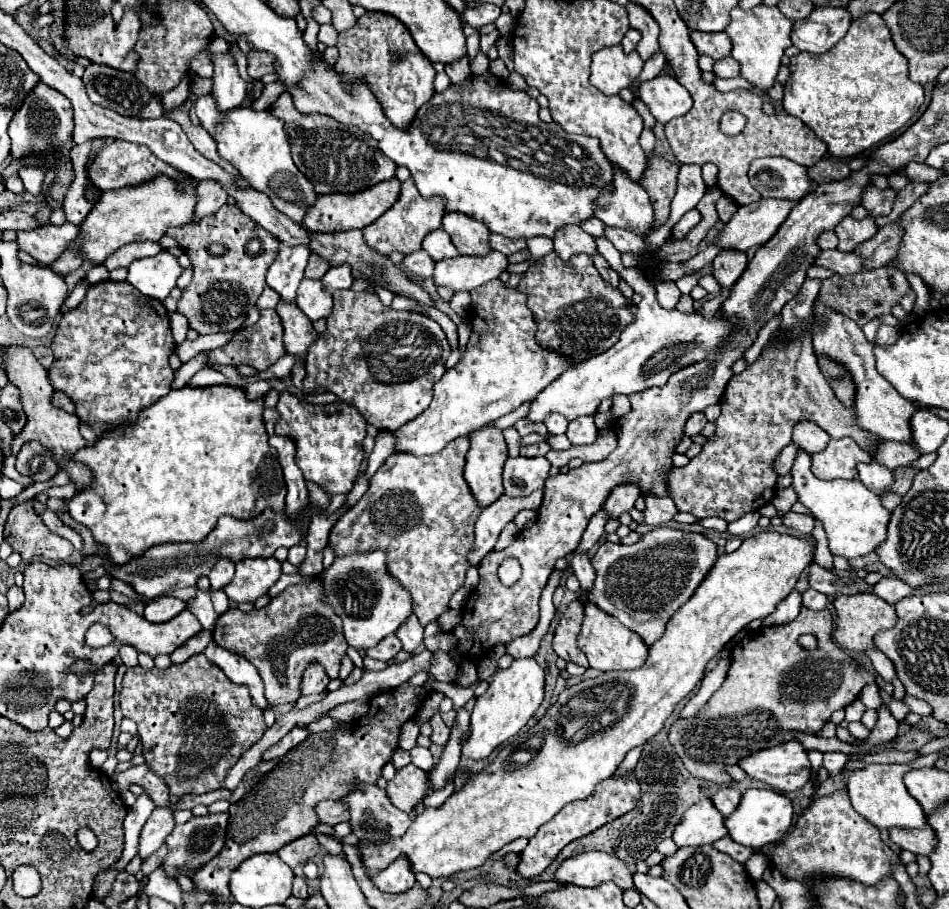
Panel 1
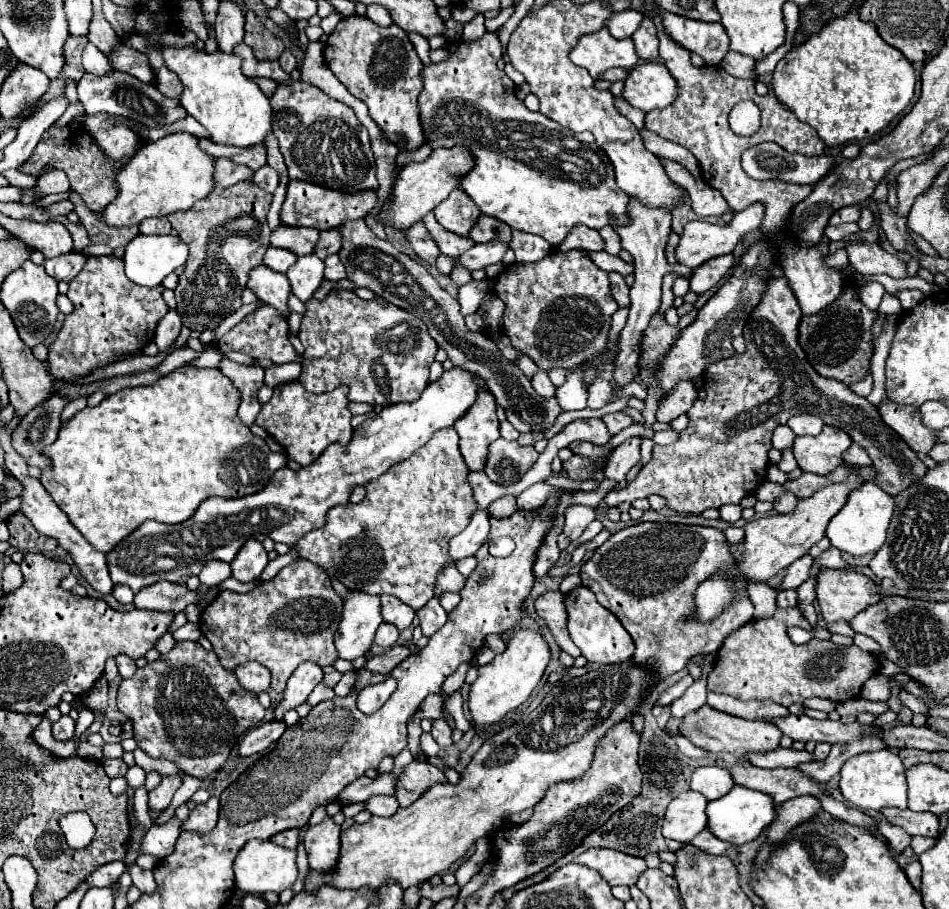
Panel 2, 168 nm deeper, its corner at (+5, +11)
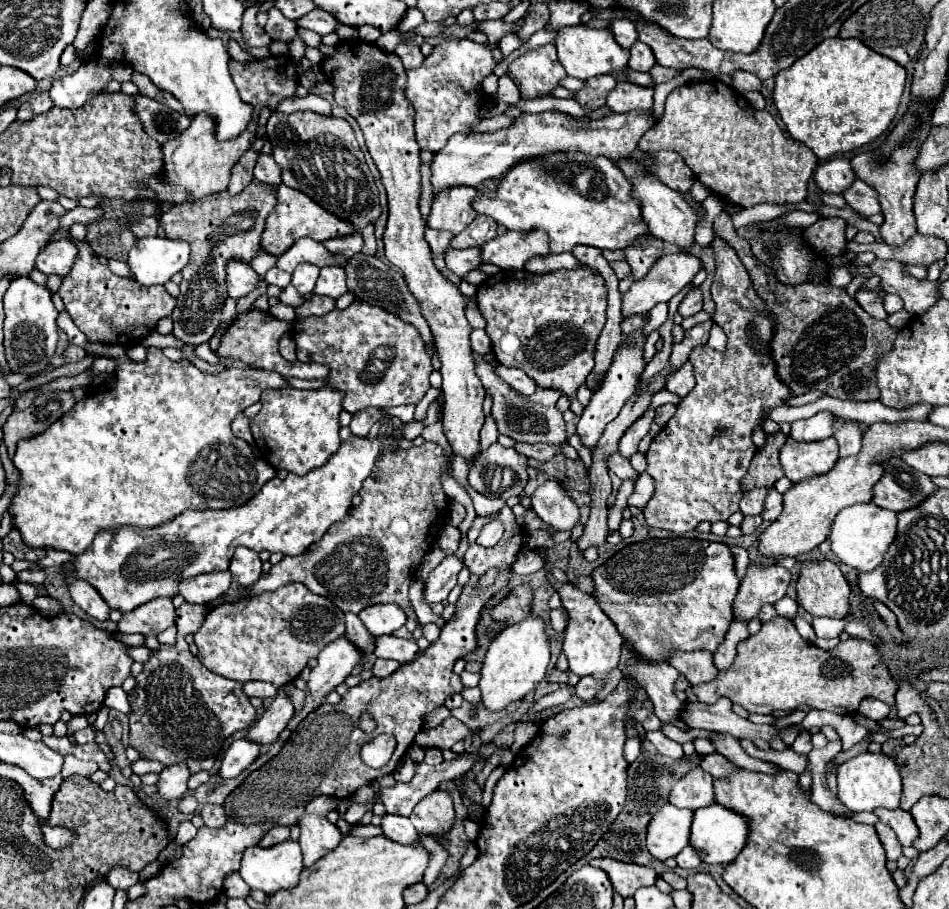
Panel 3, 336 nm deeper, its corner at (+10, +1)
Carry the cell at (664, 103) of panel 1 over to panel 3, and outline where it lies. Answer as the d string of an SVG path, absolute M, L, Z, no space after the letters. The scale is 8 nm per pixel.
M618 82L614 86L614 90L608 94L606 106L612 112L630 112L636 108L642 110L652 110L652 88L644 88L644 86L634 86L630 82Z

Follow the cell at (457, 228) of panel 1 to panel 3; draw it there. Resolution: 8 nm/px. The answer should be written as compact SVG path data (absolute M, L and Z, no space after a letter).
M452 186L452 190L442 190L432 200L428 226L452 234L462 232L476 218L472 198L476 198L476 188L470 186Z

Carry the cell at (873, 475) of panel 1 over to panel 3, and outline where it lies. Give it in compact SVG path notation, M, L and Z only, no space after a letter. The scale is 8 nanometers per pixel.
M846 420L844 426L834 436L840 446L840 456L854 456L860 452L860 440L862 440L860 422Z

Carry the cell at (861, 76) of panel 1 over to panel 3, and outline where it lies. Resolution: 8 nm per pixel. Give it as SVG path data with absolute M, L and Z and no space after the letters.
M828 38L820 46L812 48L804 58L798 58L788 70L776 74L774 86L774 104L780 112L786 132L808 146L820 160L828 160L834 154L852 152L872 140L876 140L894 120L906 82L906 70L864 46L860 40L842 40Z

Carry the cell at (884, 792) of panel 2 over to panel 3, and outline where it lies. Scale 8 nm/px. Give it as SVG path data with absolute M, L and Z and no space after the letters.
M864 752L856 758L842 762L838 768L838 796L842 804L852 812L862 812L862 810L872 812L874 808L880 806L896 810L900 806L900 792L902 792L902 780L896 762L890 756Z

